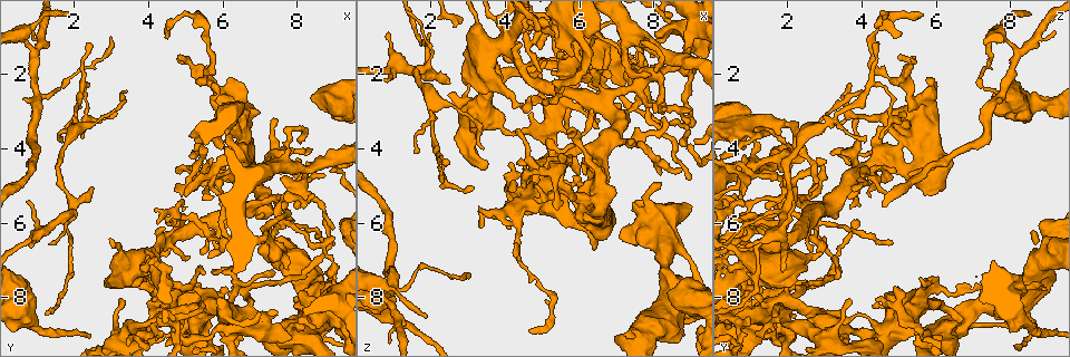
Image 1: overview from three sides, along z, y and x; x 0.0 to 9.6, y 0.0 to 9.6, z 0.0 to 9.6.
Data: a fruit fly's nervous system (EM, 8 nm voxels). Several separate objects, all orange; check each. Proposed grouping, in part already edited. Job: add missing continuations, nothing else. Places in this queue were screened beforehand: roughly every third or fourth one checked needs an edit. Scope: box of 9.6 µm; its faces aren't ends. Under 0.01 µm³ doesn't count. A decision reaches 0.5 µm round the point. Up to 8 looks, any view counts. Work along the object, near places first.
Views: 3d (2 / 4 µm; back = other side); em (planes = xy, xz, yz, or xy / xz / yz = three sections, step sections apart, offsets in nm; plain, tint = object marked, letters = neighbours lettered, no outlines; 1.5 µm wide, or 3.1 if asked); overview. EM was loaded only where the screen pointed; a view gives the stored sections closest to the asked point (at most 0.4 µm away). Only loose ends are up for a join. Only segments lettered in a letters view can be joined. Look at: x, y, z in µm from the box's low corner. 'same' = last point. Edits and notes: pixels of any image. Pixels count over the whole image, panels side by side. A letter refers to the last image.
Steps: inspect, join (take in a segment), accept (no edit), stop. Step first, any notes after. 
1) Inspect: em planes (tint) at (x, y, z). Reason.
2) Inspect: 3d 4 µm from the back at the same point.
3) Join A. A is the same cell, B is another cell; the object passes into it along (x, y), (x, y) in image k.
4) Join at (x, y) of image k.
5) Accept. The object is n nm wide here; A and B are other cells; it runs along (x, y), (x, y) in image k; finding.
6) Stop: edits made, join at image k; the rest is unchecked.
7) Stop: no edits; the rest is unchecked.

Inspect: em planes (letters) at (3.40, 2.50, 3.95). Tapers out.

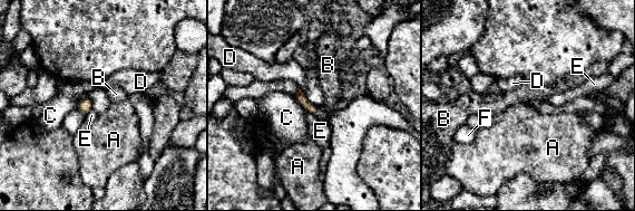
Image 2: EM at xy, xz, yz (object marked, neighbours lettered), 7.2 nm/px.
Accept. The object is 70 nm wide here; the longest contact is with C, 160 nm; A, B, C, D, E and F are other cells; no lettered segment goes on from it.

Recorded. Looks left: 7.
Inspect: em planes (letters) at (8.35, 4.10, 3.15). Free end.

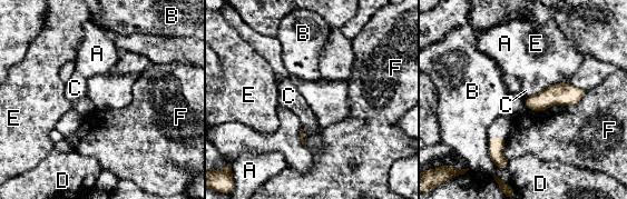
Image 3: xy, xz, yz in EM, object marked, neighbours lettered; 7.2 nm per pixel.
Accept. The longest contact is with F, 460 nm; A, B, C, D, E and F are other cells; a border runs along (586, 90), (574, 105), (527, 108) in image 3; no lettered segment goes on from it.

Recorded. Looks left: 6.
Inspect: 3d 2 µm at (4.30, 8.55, 0.95). Thin end.

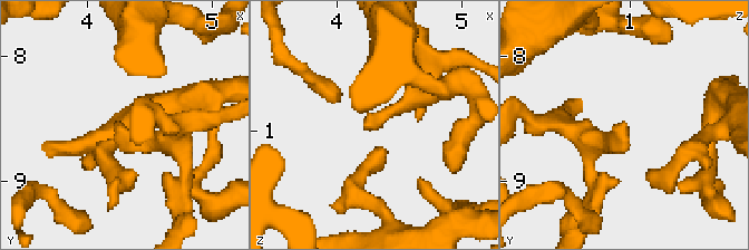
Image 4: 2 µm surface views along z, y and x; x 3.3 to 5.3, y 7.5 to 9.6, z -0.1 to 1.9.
Inspect: em xy step 8 (tint) at (4.24, 8.58, 1.00).

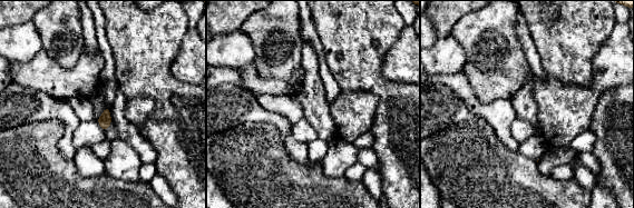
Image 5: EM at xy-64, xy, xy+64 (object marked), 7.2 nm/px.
Inspect: em planes (letters) at the same point. Another direction.

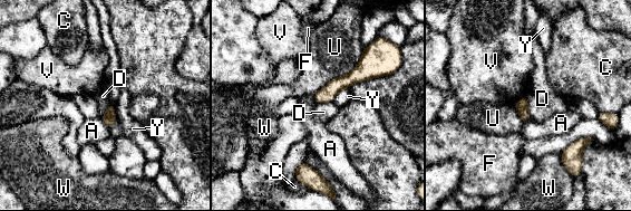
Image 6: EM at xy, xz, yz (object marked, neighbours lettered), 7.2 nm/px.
Accept. A, C, D, F, U, V, W and Y are other cells; a border runs along (110, 103), (115, 123), (109, 128) in image 6; no lettered segment goes on from it.

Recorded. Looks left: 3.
Stop: no edits; the rest is unchecked.

